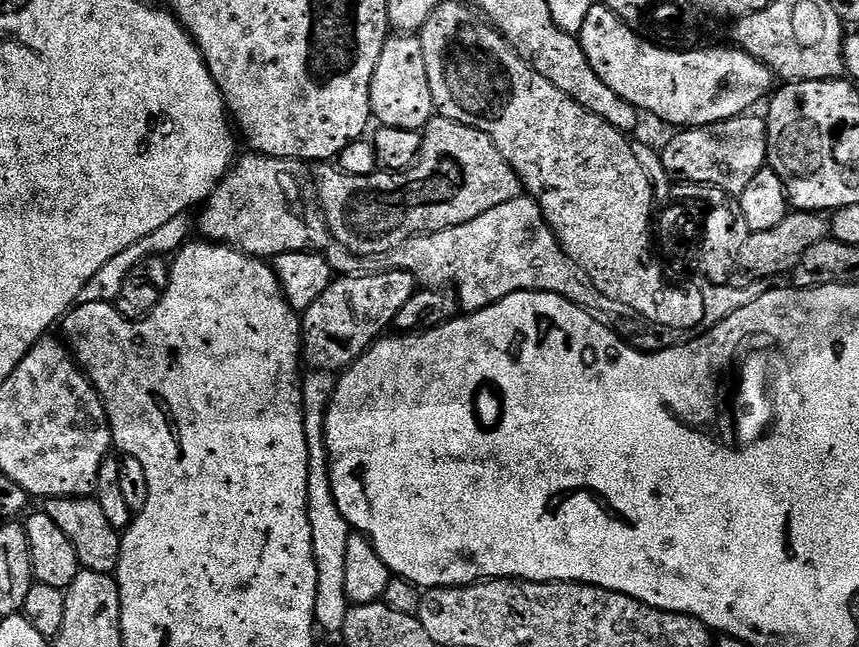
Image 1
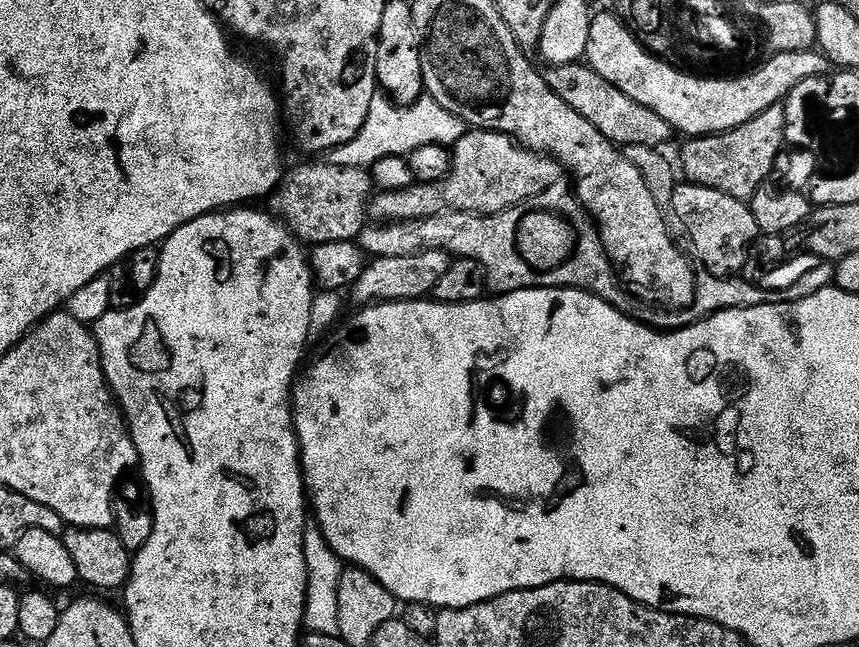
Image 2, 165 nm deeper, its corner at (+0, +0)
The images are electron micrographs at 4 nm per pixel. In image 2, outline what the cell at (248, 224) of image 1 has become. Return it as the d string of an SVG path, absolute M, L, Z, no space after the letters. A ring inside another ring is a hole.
M331 162L325 164L304 164L287 173L280 187L270 197L271 211L288 225L296 239L308 246L326 242L355 241L368 220L368 202L374 195L374 183L371 175L362 168L347 168Z

